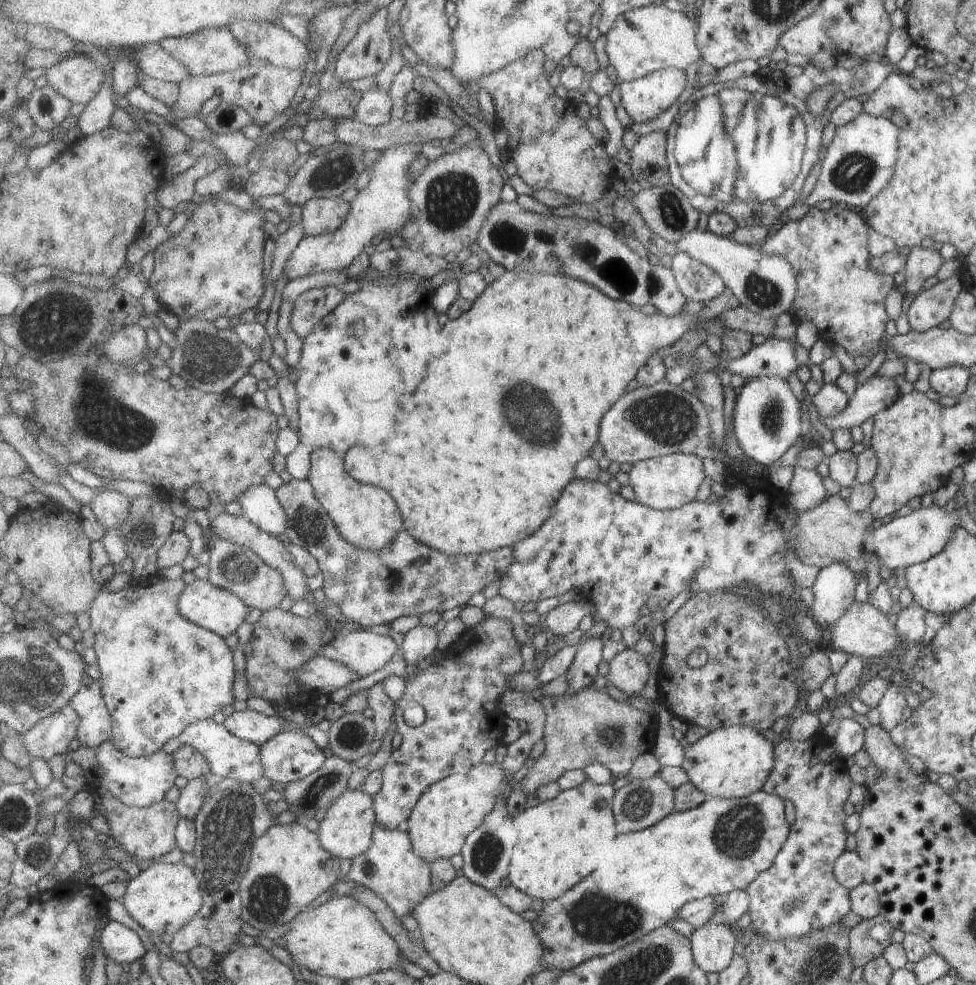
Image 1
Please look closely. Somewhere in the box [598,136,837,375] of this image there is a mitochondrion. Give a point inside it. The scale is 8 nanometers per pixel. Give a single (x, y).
(760, 289)

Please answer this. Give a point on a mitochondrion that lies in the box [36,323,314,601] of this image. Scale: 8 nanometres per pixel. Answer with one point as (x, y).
(104, 415)

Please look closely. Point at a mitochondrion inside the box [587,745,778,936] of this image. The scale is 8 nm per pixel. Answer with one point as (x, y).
(737, 833)

